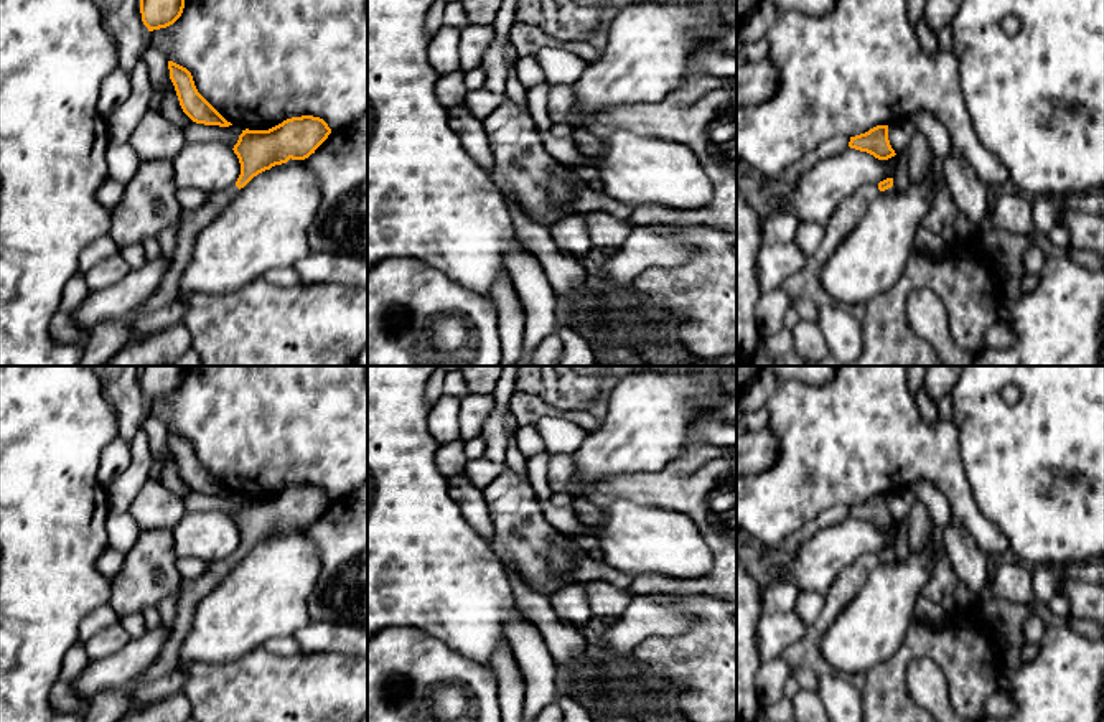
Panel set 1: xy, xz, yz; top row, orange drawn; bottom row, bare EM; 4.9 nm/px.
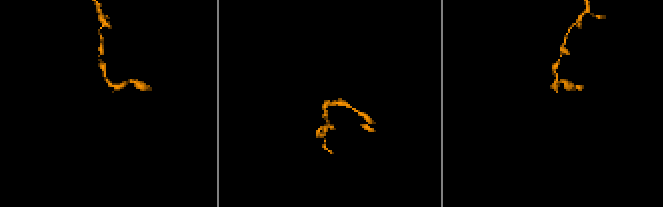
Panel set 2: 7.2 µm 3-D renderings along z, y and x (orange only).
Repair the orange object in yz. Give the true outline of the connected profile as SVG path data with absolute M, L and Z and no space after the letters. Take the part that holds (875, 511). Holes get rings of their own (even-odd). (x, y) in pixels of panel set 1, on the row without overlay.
M877 495L865 503L850 506L849 516L867 521L878 529L888 529L896 524L888 509L888 495Z

